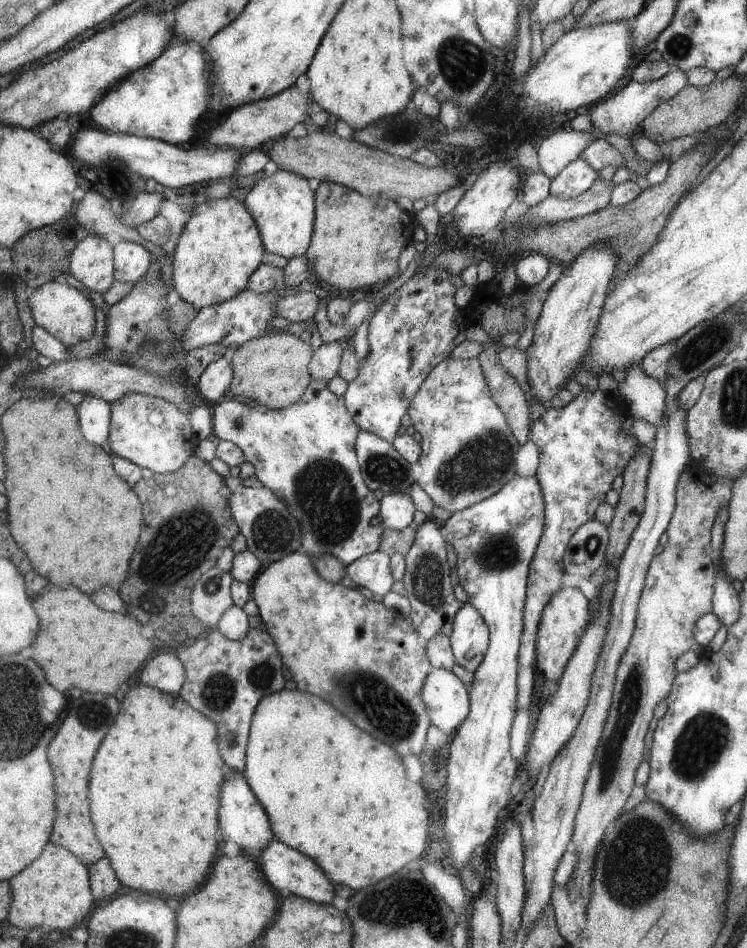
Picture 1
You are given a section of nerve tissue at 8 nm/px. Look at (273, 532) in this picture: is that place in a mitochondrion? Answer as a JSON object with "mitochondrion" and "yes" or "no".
{"mitochondrion":"yes"}

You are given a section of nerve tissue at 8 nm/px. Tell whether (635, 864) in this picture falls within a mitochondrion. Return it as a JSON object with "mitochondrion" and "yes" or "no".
{"mitochondrion":"yes"}

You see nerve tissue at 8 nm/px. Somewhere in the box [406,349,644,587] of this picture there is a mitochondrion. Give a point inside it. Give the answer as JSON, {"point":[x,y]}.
{"point":[482,462]}

